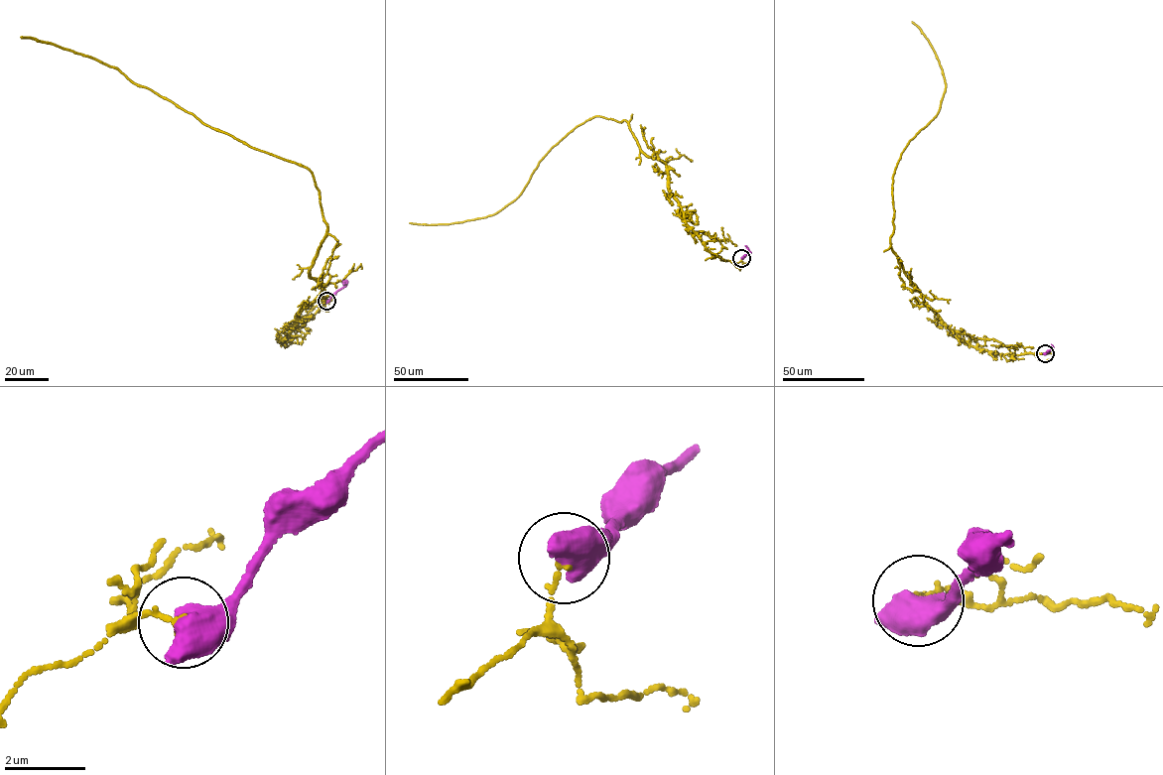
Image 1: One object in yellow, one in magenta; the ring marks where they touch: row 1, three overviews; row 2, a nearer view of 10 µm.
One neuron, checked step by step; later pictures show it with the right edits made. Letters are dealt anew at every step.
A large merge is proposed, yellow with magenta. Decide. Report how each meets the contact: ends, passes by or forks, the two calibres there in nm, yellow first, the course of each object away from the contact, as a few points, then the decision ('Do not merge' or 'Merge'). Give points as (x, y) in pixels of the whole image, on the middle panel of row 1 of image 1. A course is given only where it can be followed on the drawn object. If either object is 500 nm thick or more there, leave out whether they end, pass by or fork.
Thickness 130 nm (yellow) against 800 nm. Course of yellow: (741, 258), (710, 252), (666, 165), (626, 121), (599, 115), (552, 148), (503, 208), (410, 223). Course of magenta: (741, 258), (749, 253), (745, 245). Do not merge

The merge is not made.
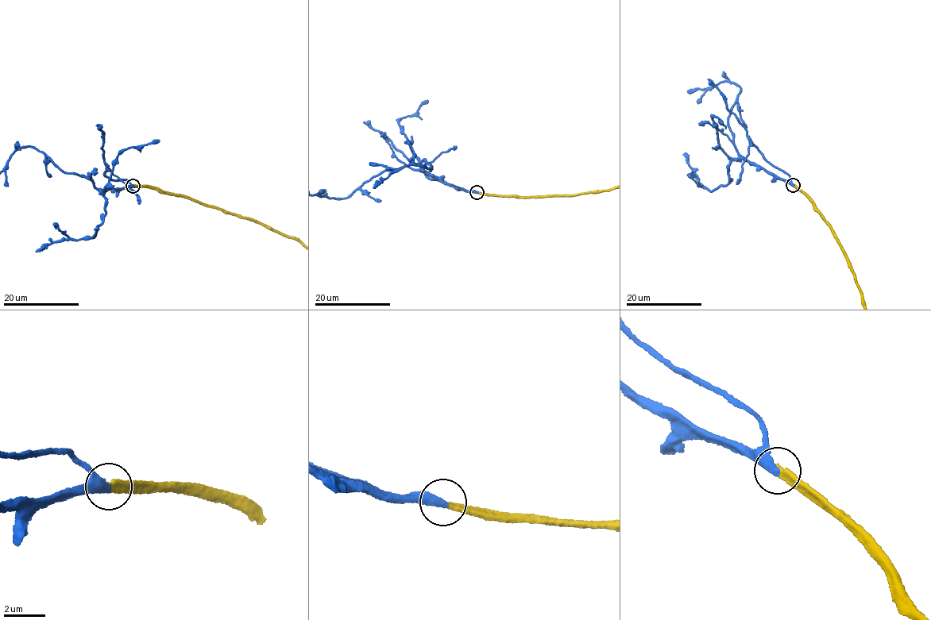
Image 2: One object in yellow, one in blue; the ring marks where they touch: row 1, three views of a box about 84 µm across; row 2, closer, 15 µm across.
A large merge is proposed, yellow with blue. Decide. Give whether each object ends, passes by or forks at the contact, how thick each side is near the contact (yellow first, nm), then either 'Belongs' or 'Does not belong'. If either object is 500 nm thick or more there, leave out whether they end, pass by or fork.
At the ring yellow ends. At the ring blue ends. Thickness 360 nm (yellow) against 480 nm. Belongs

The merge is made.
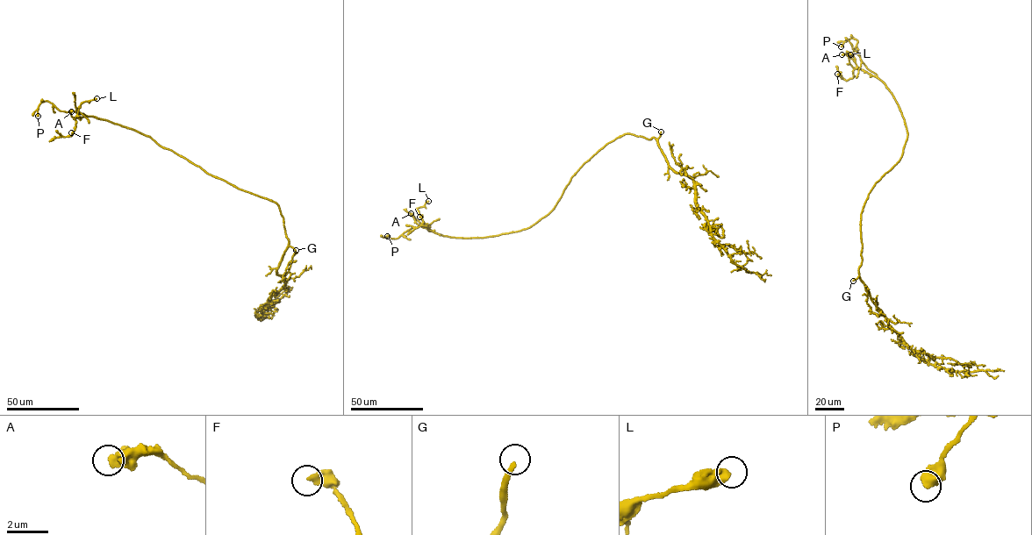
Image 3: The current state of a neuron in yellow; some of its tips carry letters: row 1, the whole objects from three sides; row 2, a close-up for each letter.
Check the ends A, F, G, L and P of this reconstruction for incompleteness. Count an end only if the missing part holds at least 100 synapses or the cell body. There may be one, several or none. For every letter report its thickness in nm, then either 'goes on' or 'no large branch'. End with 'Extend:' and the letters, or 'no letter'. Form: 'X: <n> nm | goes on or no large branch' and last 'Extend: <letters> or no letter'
A: 550 nm | no large branch
F: 280 nm | no large branch
G: 240 nm | goes on
L: 440 nm | no large branch
P: 650 nm | no large branch
Extend: G

